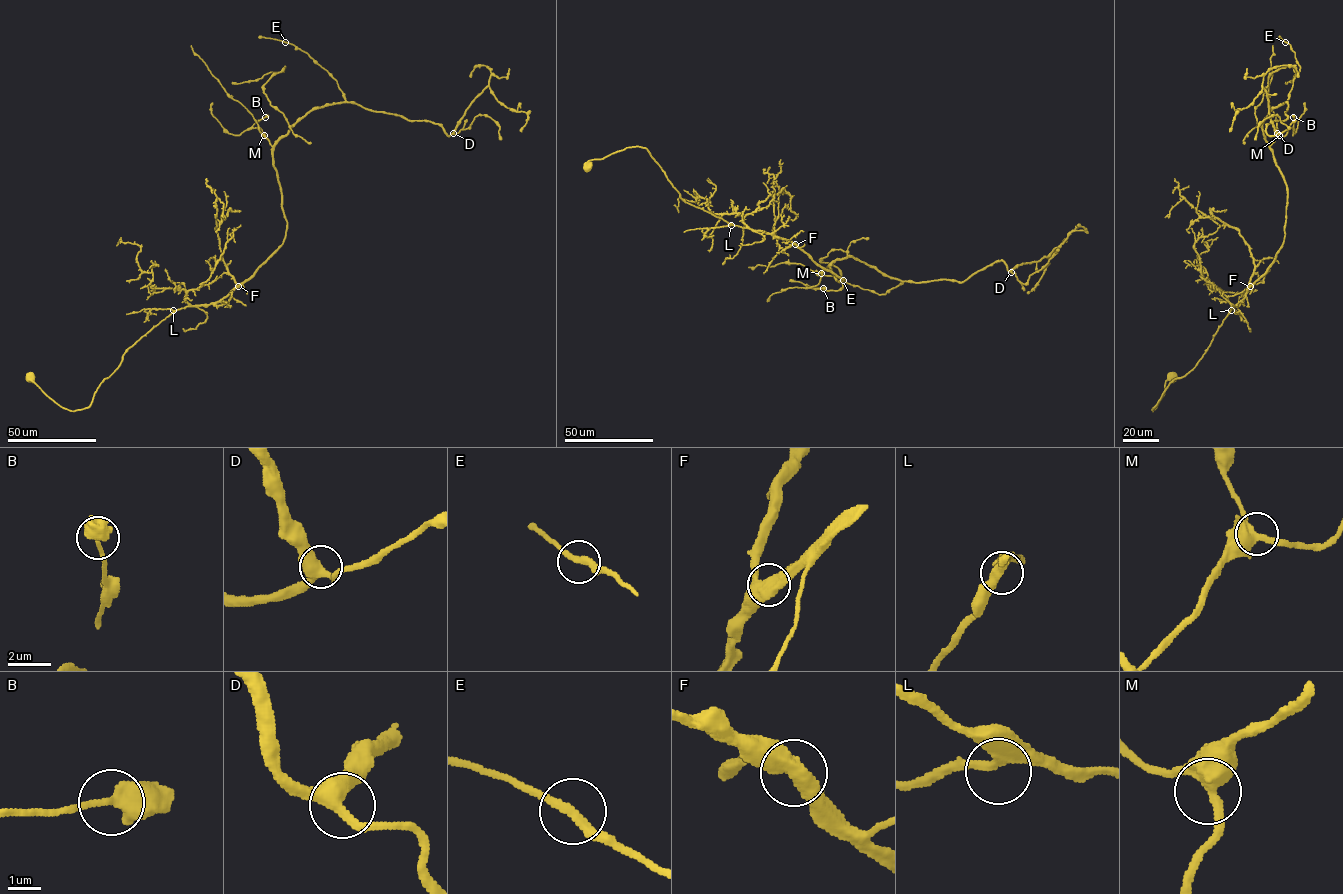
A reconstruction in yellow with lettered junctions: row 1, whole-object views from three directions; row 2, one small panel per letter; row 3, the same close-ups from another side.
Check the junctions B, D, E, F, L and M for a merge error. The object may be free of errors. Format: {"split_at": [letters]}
{"split_at": []}

